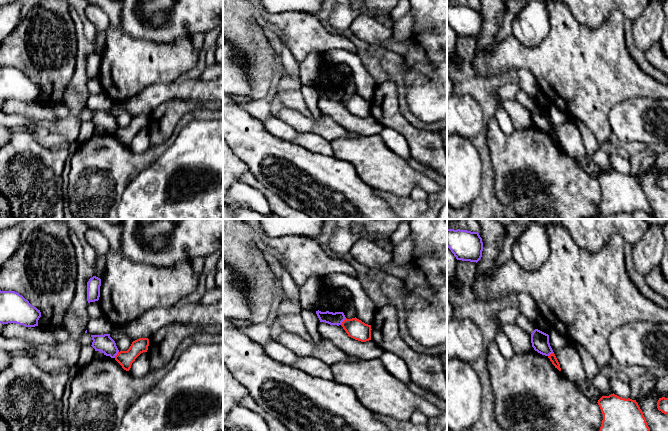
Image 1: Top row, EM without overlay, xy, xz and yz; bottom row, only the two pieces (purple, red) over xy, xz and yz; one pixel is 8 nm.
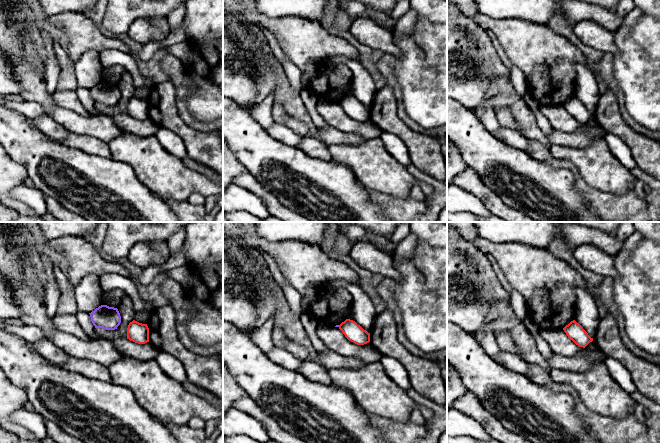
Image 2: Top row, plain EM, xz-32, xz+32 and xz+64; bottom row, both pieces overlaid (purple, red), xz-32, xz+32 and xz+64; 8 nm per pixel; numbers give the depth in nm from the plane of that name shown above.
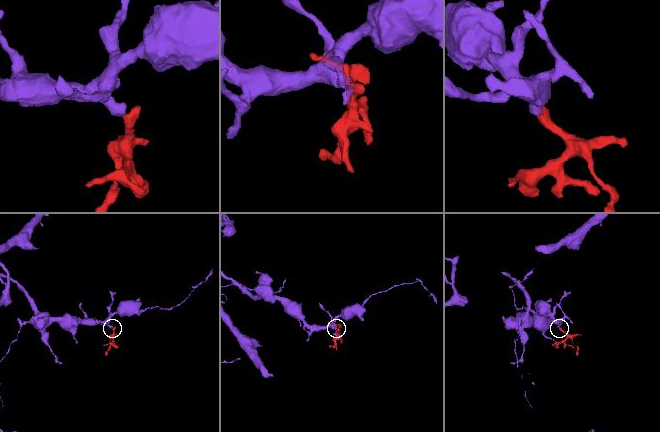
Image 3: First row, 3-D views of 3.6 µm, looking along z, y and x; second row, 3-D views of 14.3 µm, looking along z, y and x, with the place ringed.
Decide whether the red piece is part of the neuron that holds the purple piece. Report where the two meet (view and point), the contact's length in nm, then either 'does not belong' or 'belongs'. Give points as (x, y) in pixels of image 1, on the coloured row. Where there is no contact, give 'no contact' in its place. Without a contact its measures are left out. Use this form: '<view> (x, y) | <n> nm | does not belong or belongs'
xz (343, 320) | 80 nm | does not belong

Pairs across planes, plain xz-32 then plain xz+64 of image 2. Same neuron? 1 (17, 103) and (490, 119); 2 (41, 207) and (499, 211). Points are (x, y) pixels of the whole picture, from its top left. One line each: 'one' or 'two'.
1: one
2: two

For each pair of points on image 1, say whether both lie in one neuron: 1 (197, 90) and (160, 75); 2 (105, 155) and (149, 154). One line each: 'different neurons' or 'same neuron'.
1: different neurons
2: same neuron

